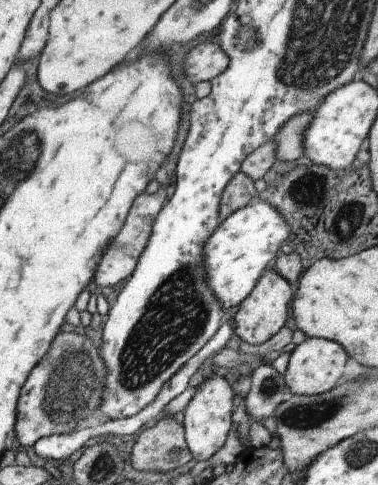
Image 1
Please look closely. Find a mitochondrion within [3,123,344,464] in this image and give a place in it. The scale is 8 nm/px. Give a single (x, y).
(176, 313)

